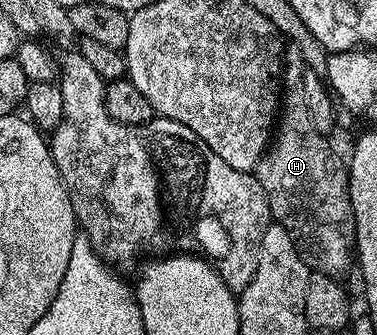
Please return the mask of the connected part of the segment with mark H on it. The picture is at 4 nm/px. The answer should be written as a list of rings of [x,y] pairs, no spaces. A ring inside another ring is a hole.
[[[291,50],[285,56],[285,84],[295,88],[284,95],[281,100],[281,111],[266,152],[253,169],[253,175],[261,182],[267,192],[267,201],[272,221],[280,224],[291,234],[301,258],[312,272],[326,276],[343,278],[347,267],[352,267],[355,247],[355,211],[351,205],[351,196],[347,192],[347,168],[335,161],[335,152],[327,145],[328,137],[313,126],[313,118],[305,106],[303,89],[300,87],[305,79],[305,65],[298,52]]]

